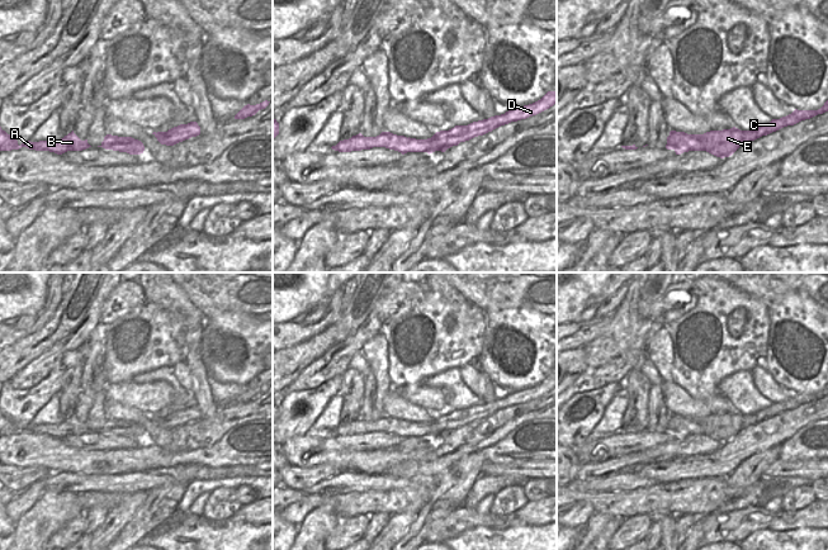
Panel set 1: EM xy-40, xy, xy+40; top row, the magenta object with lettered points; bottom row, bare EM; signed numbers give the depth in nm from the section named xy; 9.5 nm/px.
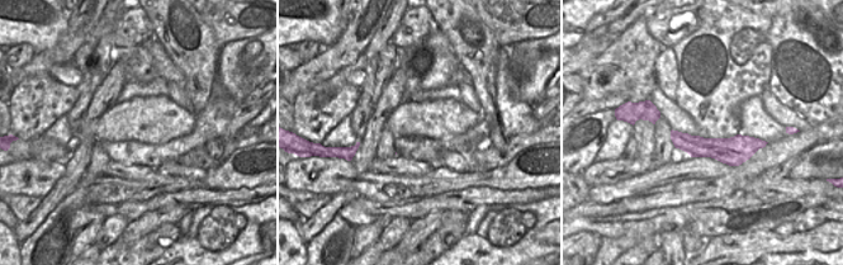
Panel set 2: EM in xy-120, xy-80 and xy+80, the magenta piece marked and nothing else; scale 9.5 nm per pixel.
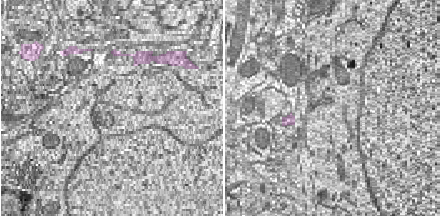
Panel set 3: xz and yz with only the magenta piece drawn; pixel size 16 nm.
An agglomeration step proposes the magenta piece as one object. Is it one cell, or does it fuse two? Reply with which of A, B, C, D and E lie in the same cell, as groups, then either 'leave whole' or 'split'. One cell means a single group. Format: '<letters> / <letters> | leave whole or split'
A B C D / E | split

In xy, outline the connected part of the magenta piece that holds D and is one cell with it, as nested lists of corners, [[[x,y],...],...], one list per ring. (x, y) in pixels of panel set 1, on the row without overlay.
[[[548,375],[540,384],[533,388],[524,390],[512,390],[505,398],[473,406],[468,409],[455,409],[449,414],[443,414],[437,419],[437,423],[434,426],[408,421],[406,426],[401,426],[397,430],[389,430],[388,432],[398,435],[402,438],[407,436],[427,436],[427,435],[439,435],[439,433],[441,436],[445,436],[448,432],[453,430],[458,430],[460,426],[465,426],[474,421],[483,419],[501,409],[536,399],[549,393],[555,387],[557,387],[557,375]]]

